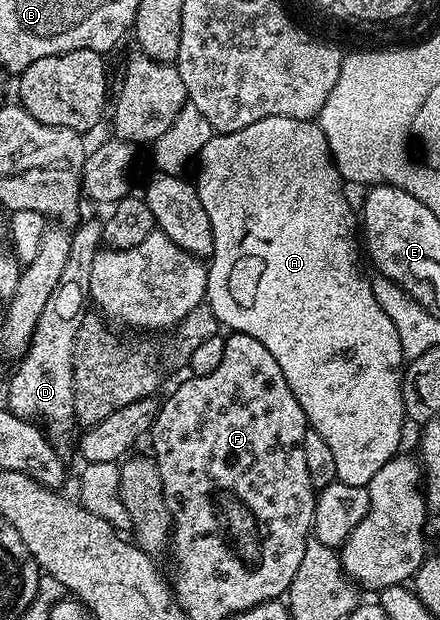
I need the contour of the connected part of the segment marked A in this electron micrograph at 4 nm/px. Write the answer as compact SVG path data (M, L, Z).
M270 116L266 120L258 120L258 124L250 124L250 128L242 128L238 132L230 132L229 134L213 133L212 139L200 149L198 155L199 162L200 171L197 172L196 178L194 177L194 185L198 192L198 200L202 200L202 208L206 208L206 212L210 216L210 228L214 232L214 248L212 249L211 259L207 263L208 293L206 295L206 305L214 312L214 316L220 322L221 327L227 328L229 331L237 334L254 336L254 340L266 344L266 352L270 352L270 356L274 356L274 360L278 360L278 368L282 368L282 376L286 376L286 384L290 384L290 392L294 392L294 400L298 400L298 404L306 416L309 427L316 430L318 436L322 436L322 440L326 440L327 446L330 447L330 453L334 456L334 468L336 469L337 479L346 484L367 486L368 481L374 476L374 472L378 472L378 468L382 468L382 464L386 464L391 458L395 458L401 449L400 437L404 434L404 426L406 427L404 405L402 404L402 380L404 379L406 359L402 352L402 340L398 340L398 328L394 328L394 320L390 320L390 316L386 316L386 312L382 312L382 304L378 304L378 300L374 296L369 275L366 276L360 271L360 254L356 251L356 242L358 246L358 218L357 215L356 218L352 215L354 207L349 195L347 193L344 195L346 183L340 177L340 171L337 170L336 163L332 160L332 153L328 150L328 141L322 132L322 128L312 120L294 120L290 116Z

